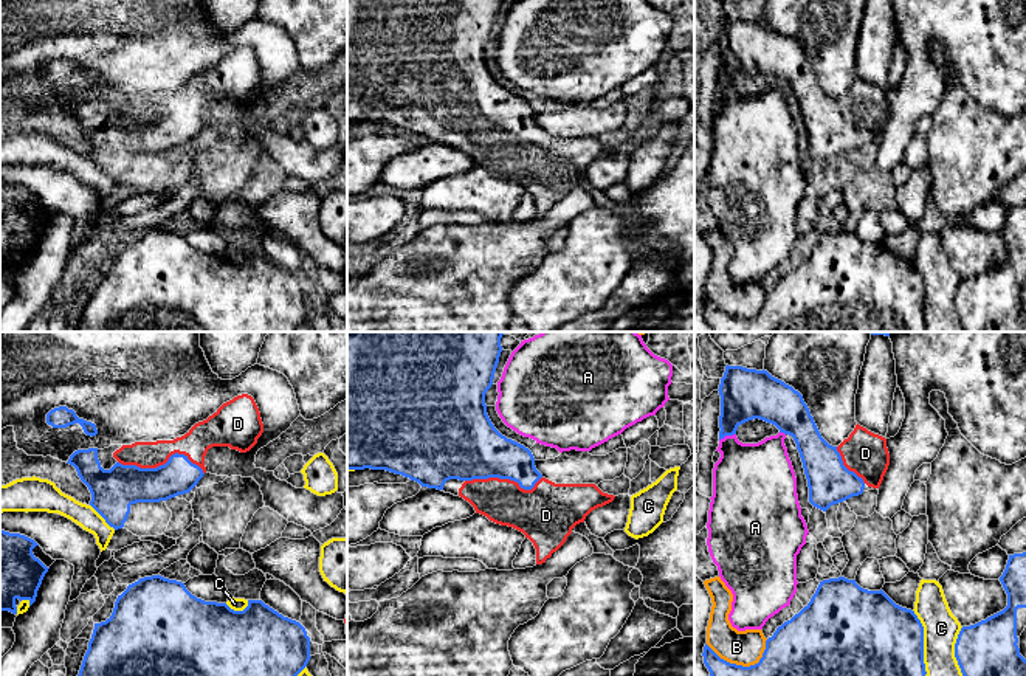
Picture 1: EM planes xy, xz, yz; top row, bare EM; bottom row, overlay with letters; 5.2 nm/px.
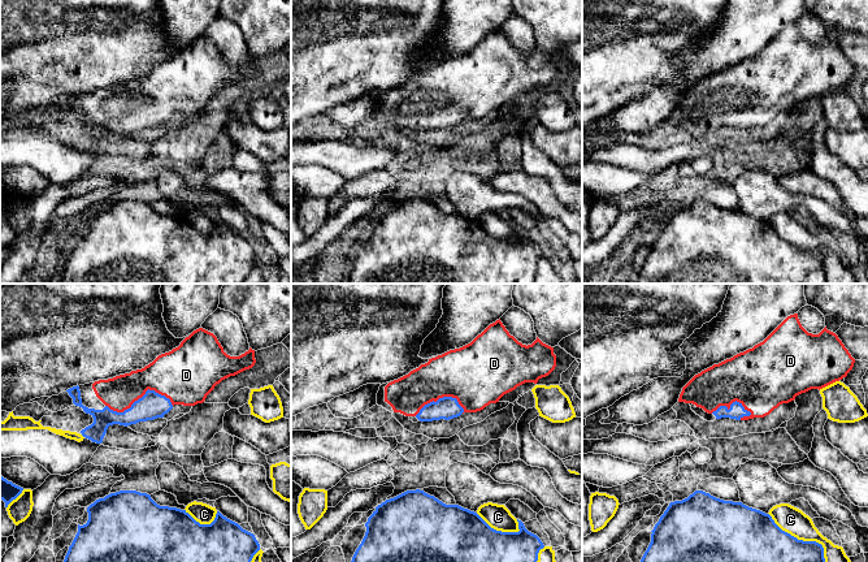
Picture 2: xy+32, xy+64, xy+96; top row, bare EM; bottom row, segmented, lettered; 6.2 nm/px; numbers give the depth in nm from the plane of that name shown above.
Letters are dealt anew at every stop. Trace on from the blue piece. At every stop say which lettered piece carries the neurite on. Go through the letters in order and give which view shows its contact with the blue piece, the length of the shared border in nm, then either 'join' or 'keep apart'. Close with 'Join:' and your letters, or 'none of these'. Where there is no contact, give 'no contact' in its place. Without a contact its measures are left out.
A: yz | 100 nm | keep apart
B: yz | 320 nm | keep apart
C: yz | 360 nm | keep apart
D: xy | 460 nm | join
Join: D

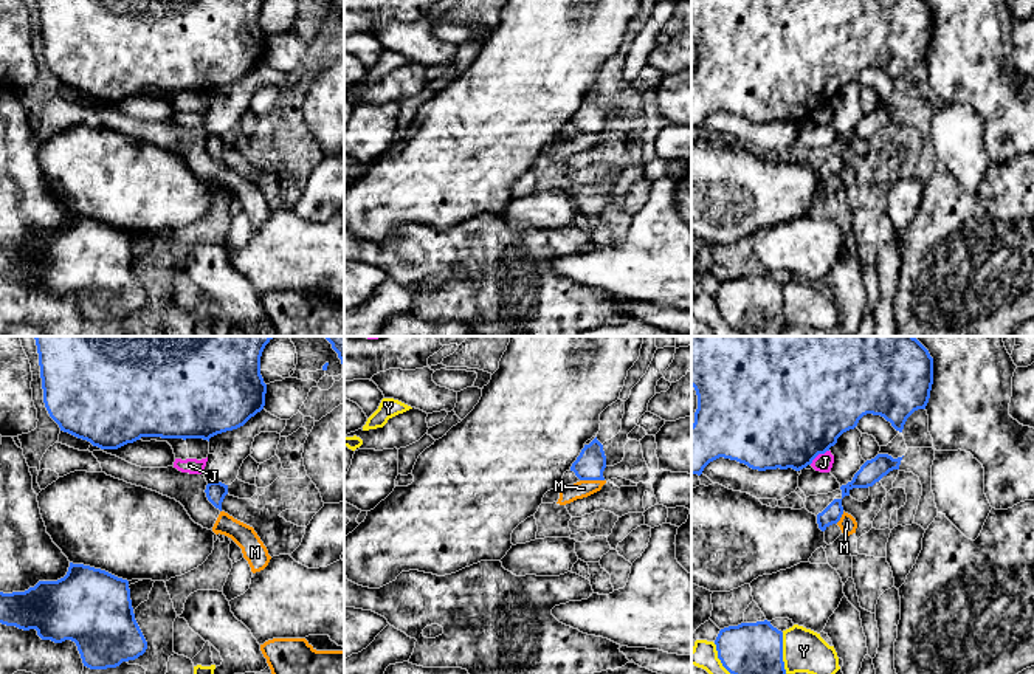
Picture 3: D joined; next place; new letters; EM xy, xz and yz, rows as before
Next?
J: yz | 130 nm | keep apart
M: xz | 130 nm | keep apart
Y: yz | 220 nm | keep apart
Join: none of these

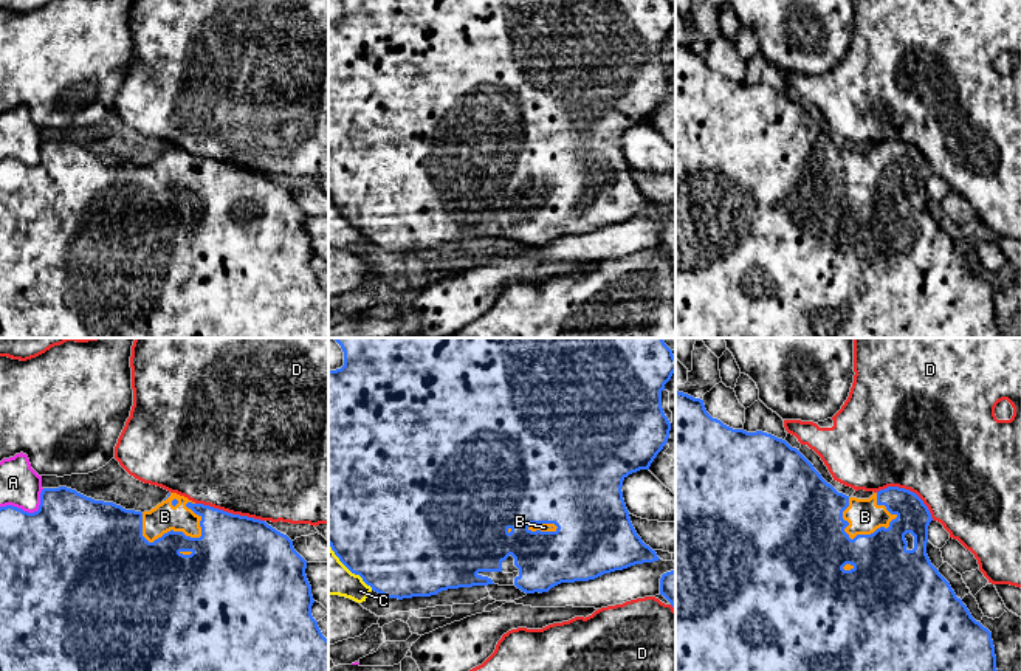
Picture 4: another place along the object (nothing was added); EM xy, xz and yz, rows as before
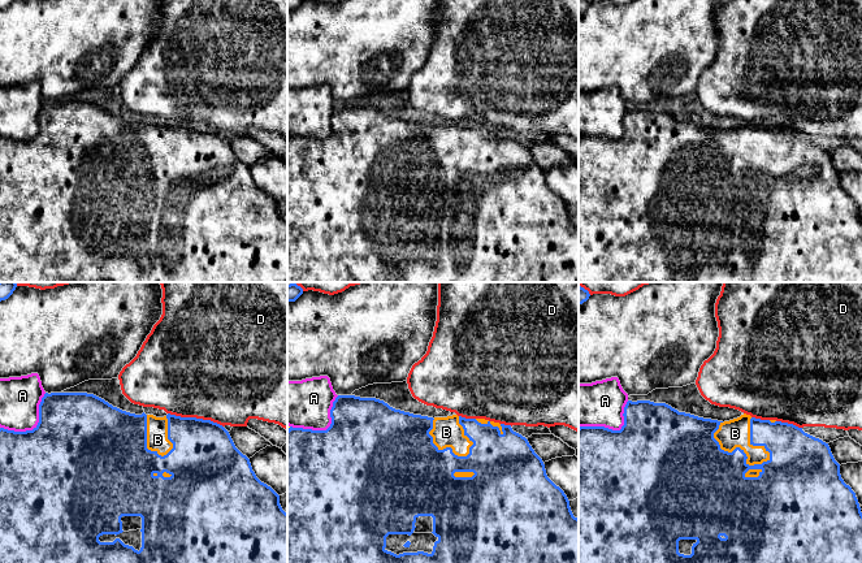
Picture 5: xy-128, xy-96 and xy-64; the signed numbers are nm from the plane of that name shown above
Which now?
A: xy | 260 nm | keep apart
B: yz | 300 nm | join
C: xz | 340 nm | keep apart
D: xy | 380 nm | keep apart
Join: B

